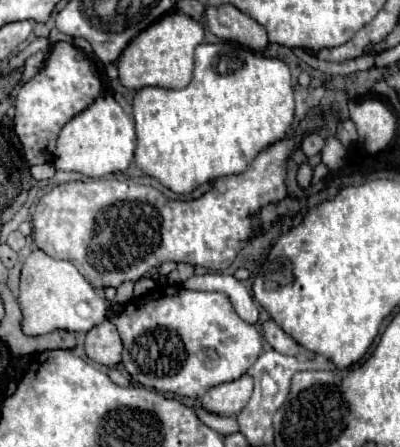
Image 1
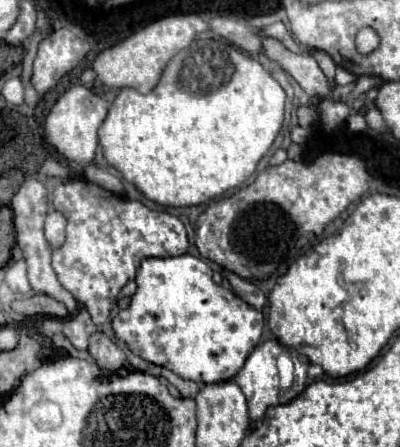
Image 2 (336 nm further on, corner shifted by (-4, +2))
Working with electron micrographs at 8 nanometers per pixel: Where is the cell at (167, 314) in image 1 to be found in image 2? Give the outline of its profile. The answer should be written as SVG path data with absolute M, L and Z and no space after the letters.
M195 255L179 257L147 257L137 267L137 291L131 305L113 317L115 337L125 343L137 357L173 371L183 379L197 383L221 383L233 379L243 367L247 355L263 333L263 315L255 307L239 299L231 289L213 283L211 267Z

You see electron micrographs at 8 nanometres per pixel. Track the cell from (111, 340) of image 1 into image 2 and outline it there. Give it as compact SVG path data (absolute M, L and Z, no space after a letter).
M99 331L93 333L89 339L89 355L95 359L101 371L107 371L107 375L115 373L125 365L125 351Z

